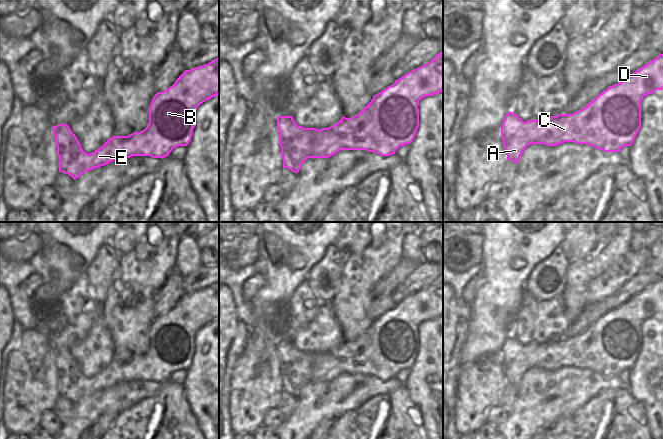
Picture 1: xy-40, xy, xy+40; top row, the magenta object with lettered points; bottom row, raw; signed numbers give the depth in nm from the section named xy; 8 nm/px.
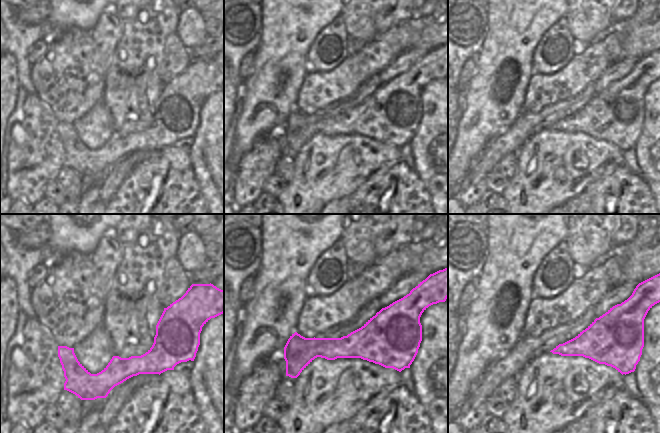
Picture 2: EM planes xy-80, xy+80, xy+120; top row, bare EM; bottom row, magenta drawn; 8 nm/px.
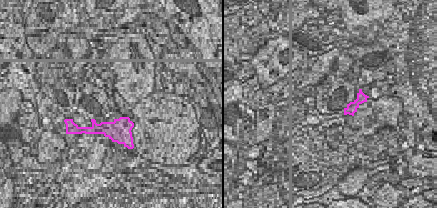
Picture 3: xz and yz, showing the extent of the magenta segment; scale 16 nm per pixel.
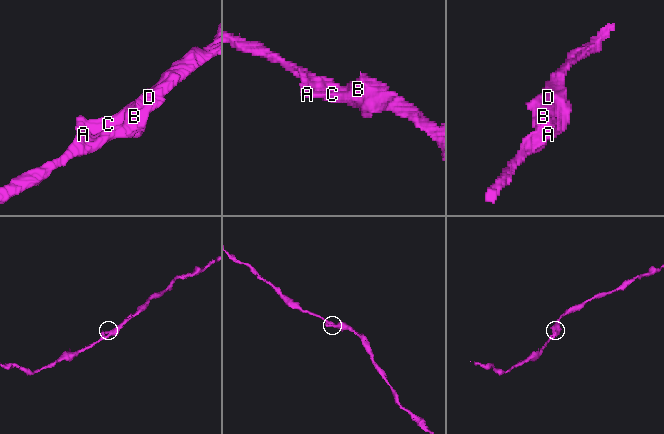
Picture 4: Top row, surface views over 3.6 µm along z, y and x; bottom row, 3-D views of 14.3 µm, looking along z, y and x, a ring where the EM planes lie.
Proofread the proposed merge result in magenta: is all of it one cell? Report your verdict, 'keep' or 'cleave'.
keep

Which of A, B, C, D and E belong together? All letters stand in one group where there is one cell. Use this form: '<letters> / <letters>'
A B C D E

